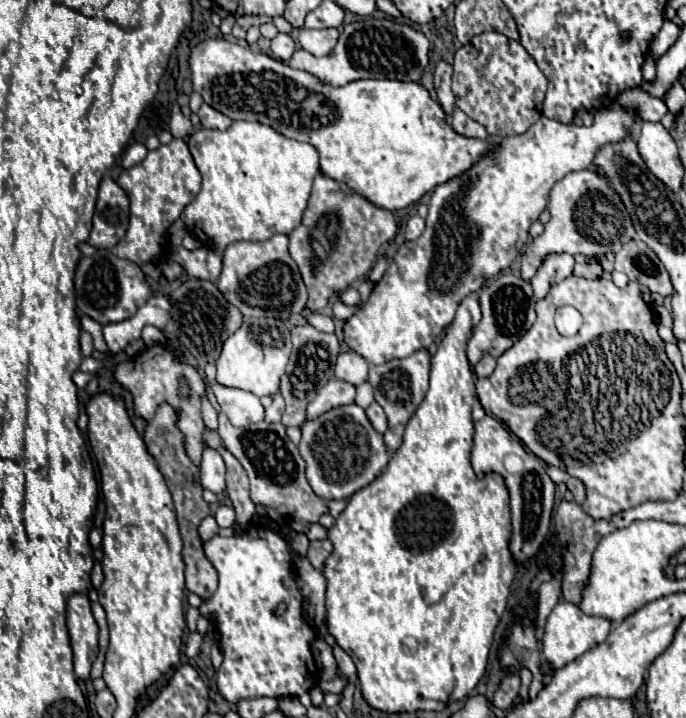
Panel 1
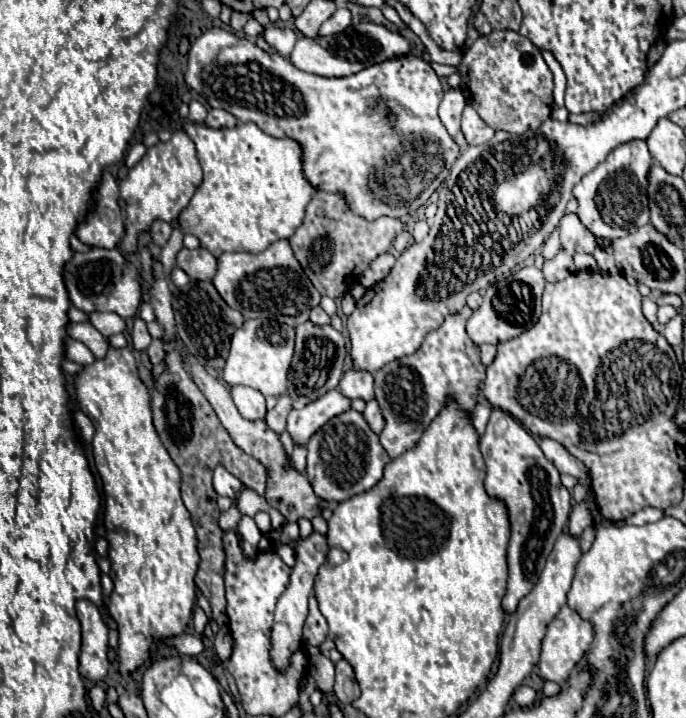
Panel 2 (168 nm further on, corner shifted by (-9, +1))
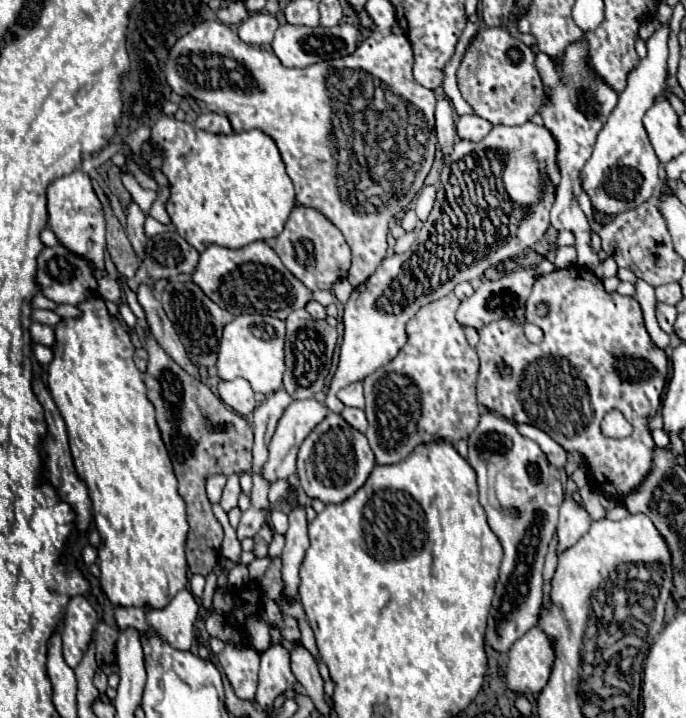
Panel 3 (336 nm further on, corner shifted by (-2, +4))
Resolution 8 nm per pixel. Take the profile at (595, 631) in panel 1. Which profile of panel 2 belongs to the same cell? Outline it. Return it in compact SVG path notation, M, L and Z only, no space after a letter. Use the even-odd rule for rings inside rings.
M562 606L560 612L552 618L552 622L546 626L546 634L542 638L542 650L538 660L538 676L542 680L552 680L558 684L564 684L564 680L574 672L578 666L582 654L588 650L592 642L592 626L590 622L584 622L574 610L568 606Z

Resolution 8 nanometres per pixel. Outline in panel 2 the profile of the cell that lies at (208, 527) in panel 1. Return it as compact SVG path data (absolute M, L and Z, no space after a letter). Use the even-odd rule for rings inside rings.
M232 500L232 506L230 506L226 512L222 512L222 516L220 516L220 528L222 528L224 532L234 532L234 534L238 536L238 542L242 544L242 536L240 536L240 532L238 532L238 522L240 522L240 518L242 518L242 514L240 514L240 510L238 510L238 506L236 506L236 500Z

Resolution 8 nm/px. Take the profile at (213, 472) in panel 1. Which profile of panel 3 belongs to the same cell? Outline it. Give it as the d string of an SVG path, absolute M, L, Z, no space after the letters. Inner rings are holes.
M211 475L207 479L207 497L211 503L217 503L221 499L221 491L227 483L227 477L225 475Z

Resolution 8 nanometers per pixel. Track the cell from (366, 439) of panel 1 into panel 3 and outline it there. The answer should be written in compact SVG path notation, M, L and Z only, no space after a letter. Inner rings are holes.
M327 413L327 417L307 435L297 455L297 473L301 477L301 459L307 471L307 497L321 499L323 503L341 503L351 497L371 475L375 467L375 455L367 443L367 437L351 427L339 413Z

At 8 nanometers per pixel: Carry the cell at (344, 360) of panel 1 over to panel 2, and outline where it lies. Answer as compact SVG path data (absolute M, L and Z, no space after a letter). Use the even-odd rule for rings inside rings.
M352 368L342 376L338 390L350 400L362 398L364 402L368 402L374 398L374 378L368 372L358 372Z

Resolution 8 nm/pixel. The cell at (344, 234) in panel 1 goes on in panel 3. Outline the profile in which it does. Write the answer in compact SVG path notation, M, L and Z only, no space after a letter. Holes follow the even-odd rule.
M305 205L293 207L283 233L277 235L275 239L275 251L281 257L283 265L311 291L319 291L319 289L329 291L335 281L347 277L351 265L349 263L351 251L341 231L337 231L337 227L329 223L329 219L321 215L321 211Z

